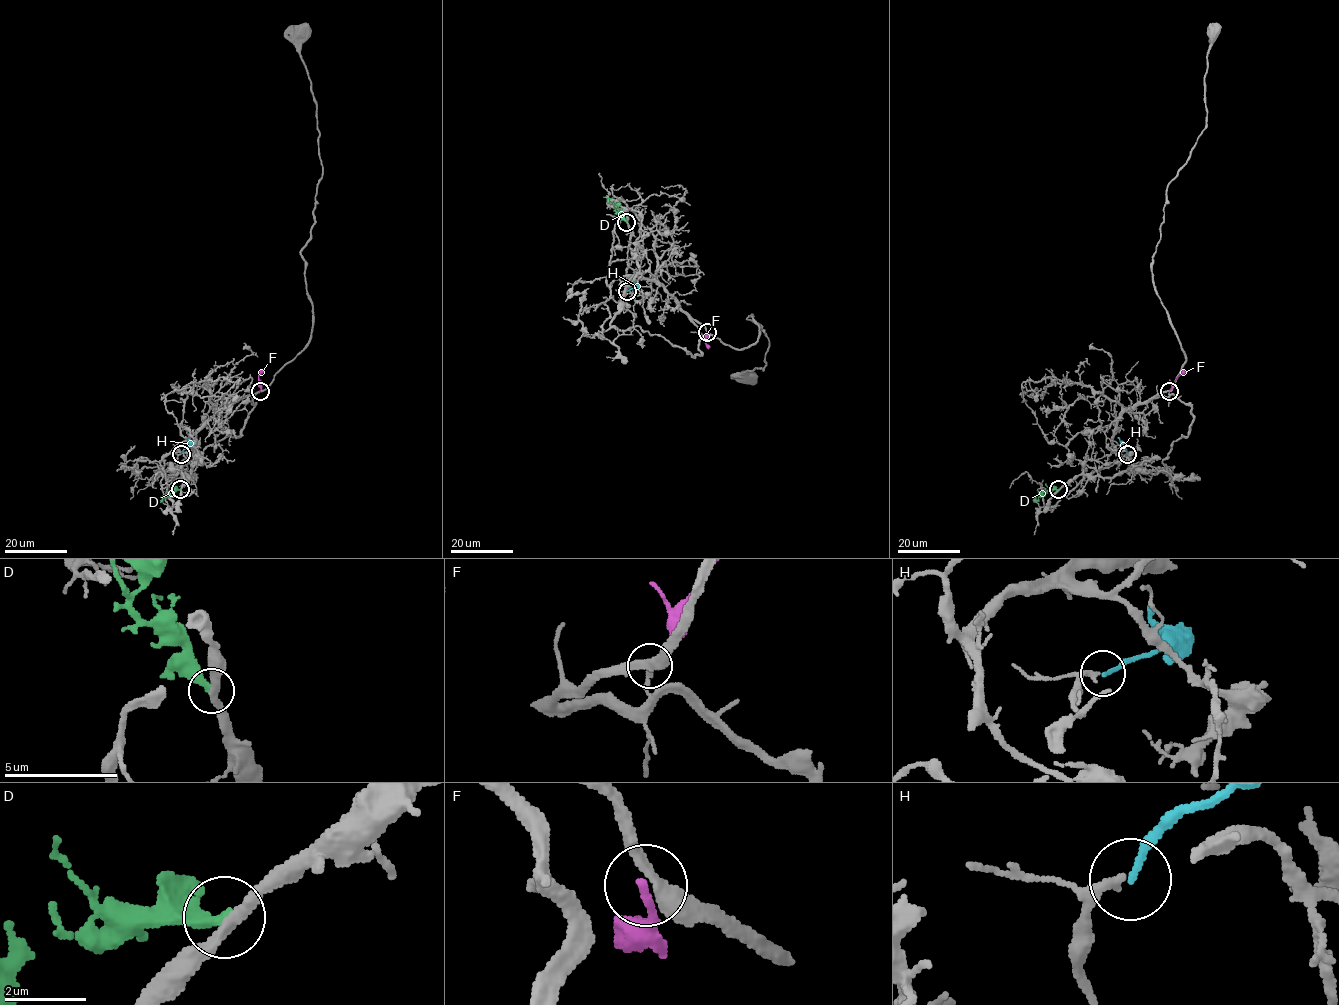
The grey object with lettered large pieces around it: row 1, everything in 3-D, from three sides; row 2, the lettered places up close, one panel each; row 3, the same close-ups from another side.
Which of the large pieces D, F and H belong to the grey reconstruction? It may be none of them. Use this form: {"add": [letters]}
{"add": ["H"]}

